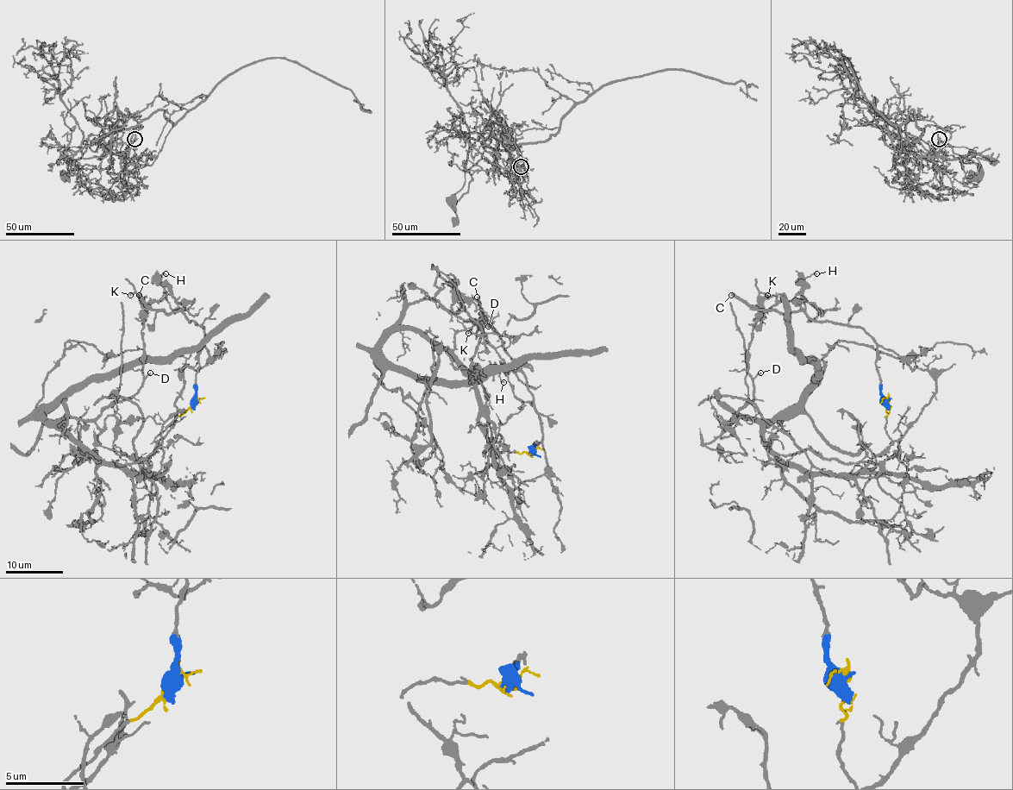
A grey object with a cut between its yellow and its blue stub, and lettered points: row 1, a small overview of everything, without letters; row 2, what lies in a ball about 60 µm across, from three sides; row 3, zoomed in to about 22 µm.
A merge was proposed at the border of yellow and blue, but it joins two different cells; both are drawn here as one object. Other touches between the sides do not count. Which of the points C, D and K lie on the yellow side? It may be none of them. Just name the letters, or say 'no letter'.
D

